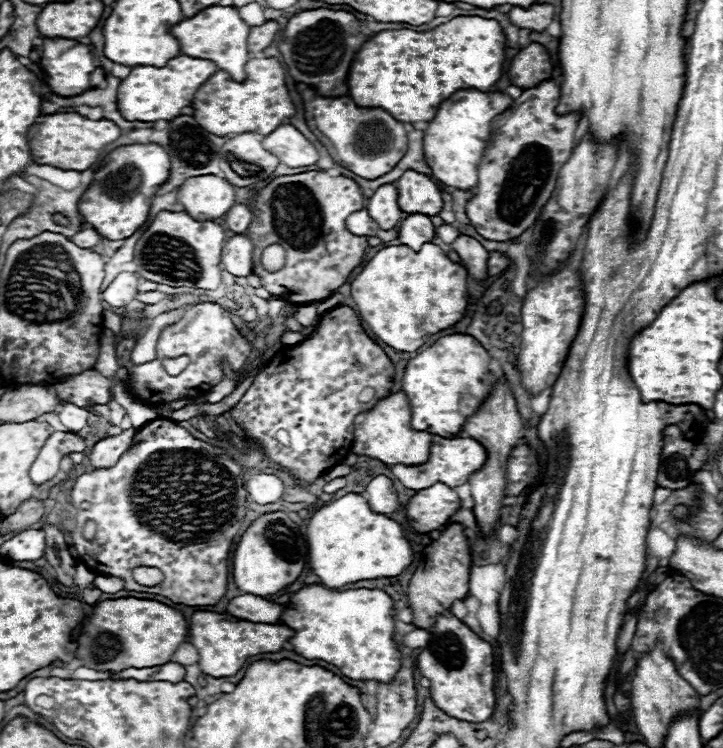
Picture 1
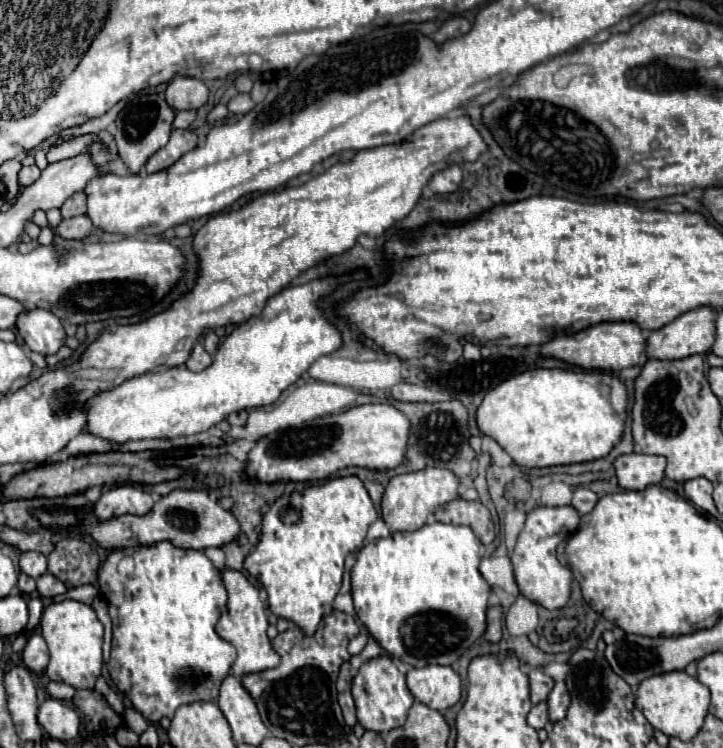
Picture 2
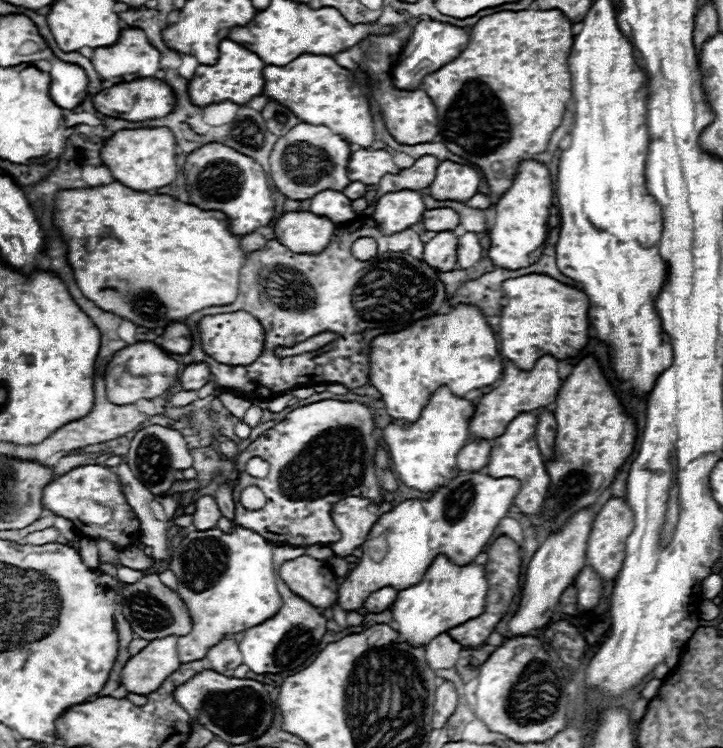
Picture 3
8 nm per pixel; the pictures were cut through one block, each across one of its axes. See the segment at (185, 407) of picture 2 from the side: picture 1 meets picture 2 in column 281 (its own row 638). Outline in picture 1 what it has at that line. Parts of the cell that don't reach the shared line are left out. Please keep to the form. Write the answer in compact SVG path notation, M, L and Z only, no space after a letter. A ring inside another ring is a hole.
M318 584L298 590L280 622L296 634L290 644L308 660L324 660L340 668L350 680L376 680L388 684L402 666L402 652L394 642L394 602L384 590L334 592Z

